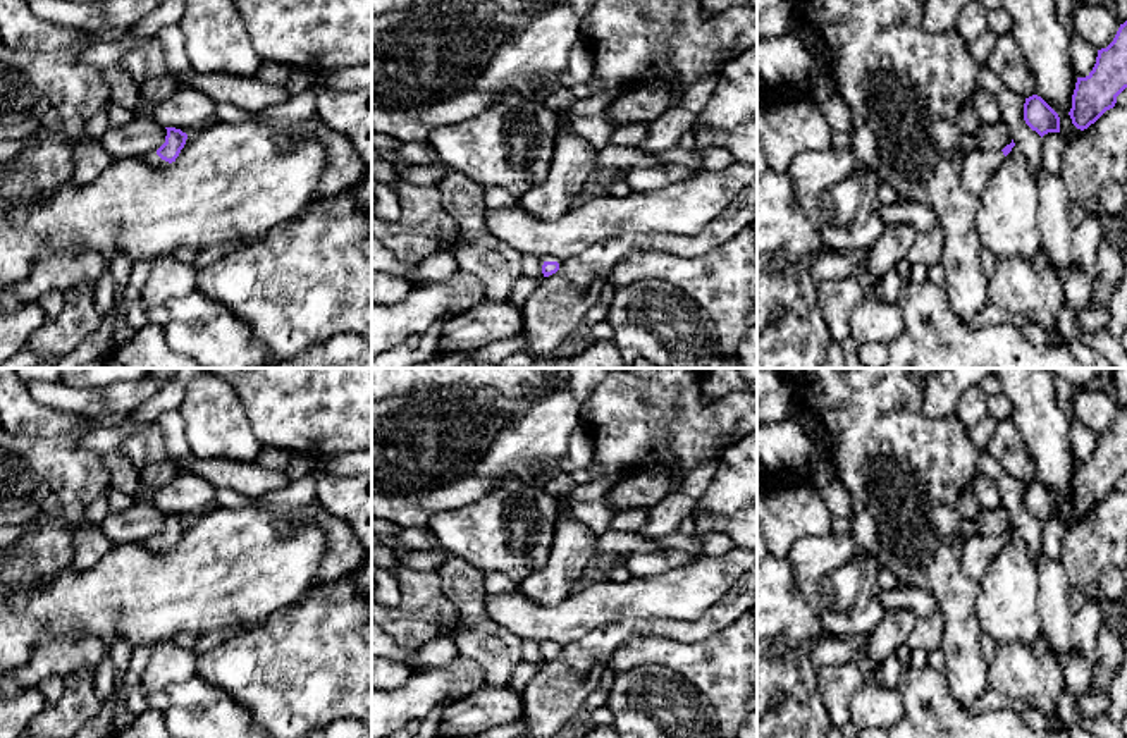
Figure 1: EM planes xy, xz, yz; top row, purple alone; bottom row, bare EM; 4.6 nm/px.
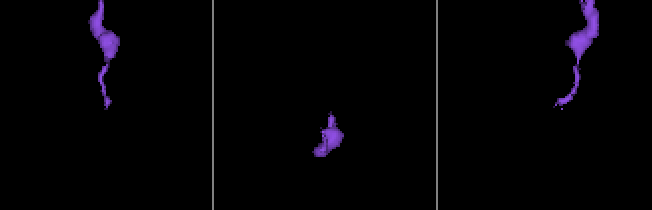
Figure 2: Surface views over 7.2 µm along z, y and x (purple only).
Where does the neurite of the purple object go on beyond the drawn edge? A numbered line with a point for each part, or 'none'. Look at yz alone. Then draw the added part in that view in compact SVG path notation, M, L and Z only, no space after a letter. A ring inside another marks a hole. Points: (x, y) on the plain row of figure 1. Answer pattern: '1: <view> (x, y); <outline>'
1: yz (978, 553); M976 535L964 542L962 557L960 557L960 569L962 573L979 581L986 573L988 566L991 564L993 557L1000 552L1005 545L1001 535L993 537L981 537Z

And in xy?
1: xy (150, 542); M157 535L148 537L143 544L145 544L148 549L151 549L153 552L158 552L158 554L163 554L165 550L169 550L169 547L162 545L162 544L157 540Z

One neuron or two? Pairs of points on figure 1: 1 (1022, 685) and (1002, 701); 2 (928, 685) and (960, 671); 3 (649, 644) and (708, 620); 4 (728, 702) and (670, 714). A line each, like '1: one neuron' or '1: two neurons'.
1: two neurons
2: two neurons
3: two neurons
4: two neurons

